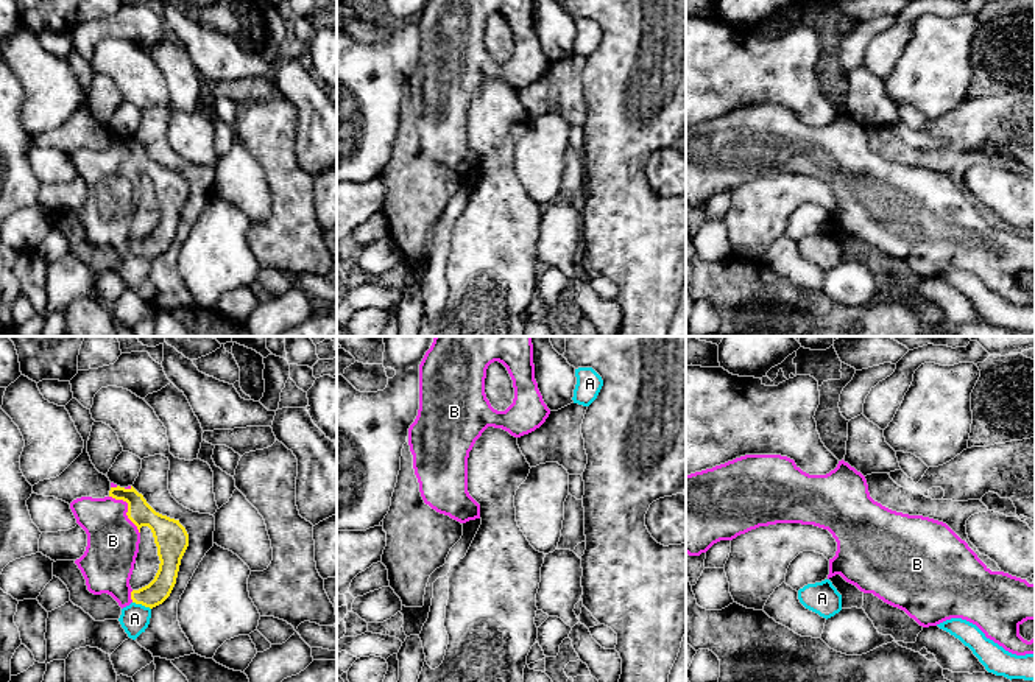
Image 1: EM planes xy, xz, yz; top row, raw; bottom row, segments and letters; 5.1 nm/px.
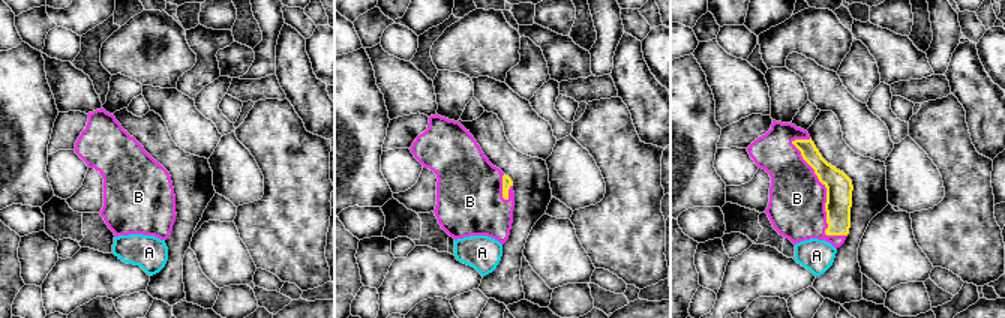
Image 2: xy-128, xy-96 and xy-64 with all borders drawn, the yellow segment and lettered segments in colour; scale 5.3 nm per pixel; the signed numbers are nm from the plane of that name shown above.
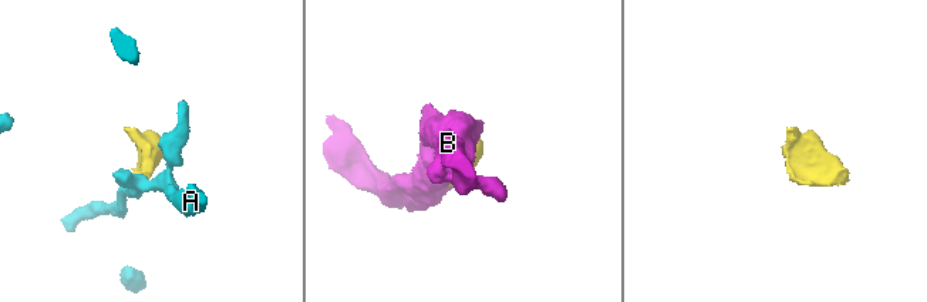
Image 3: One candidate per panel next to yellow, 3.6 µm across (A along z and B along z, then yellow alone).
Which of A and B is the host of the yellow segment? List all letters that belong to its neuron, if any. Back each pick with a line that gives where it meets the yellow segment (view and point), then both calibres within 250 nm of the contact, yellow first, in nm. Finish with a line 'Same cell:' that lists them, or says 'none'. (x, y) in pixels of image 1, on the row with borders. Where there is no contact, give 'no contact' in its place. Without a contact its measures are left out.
B: xy (128, 509) | 160/280 nm
Same cell: B

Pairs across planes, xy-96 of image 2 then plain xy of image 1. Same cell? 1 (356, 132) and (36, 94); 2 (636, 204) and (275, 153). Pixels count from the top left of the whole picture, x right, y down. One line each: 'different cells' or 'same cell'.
1: different cells
2: same cell

